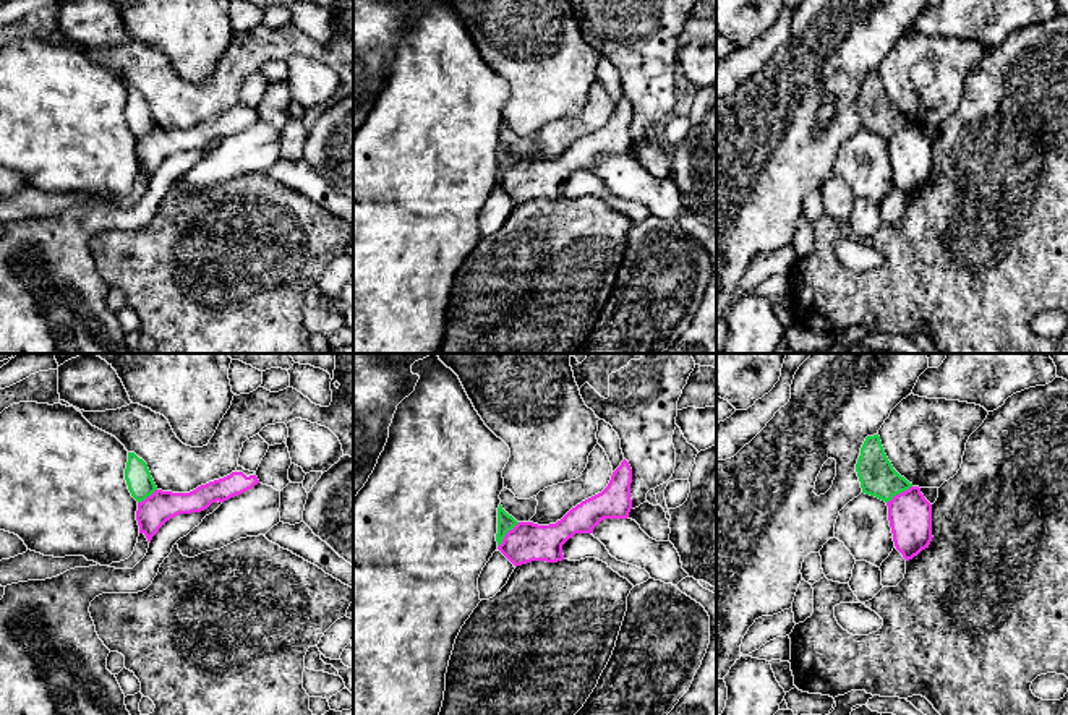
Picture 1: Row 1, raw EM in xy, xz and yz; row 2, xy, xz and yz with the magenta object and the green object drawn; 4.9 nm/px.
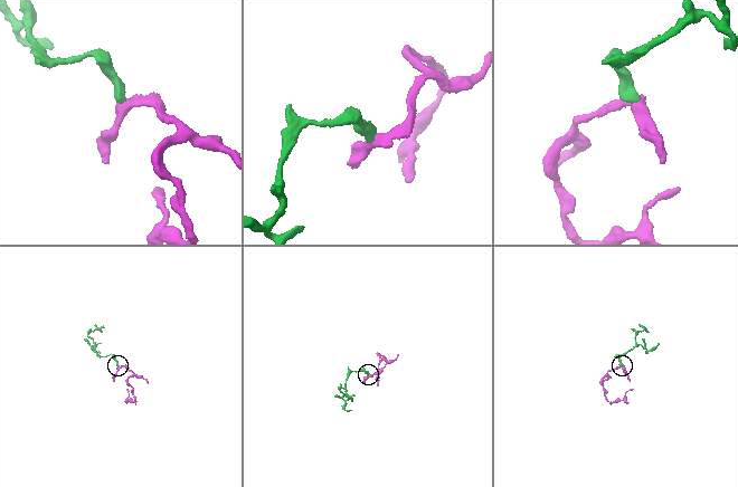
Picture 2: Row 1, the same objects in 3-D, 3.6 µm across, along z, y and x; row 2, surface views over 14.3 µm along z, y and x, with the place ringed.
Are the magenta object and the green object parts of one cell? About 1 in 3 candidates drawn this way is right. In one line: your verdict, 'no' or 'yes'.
no

